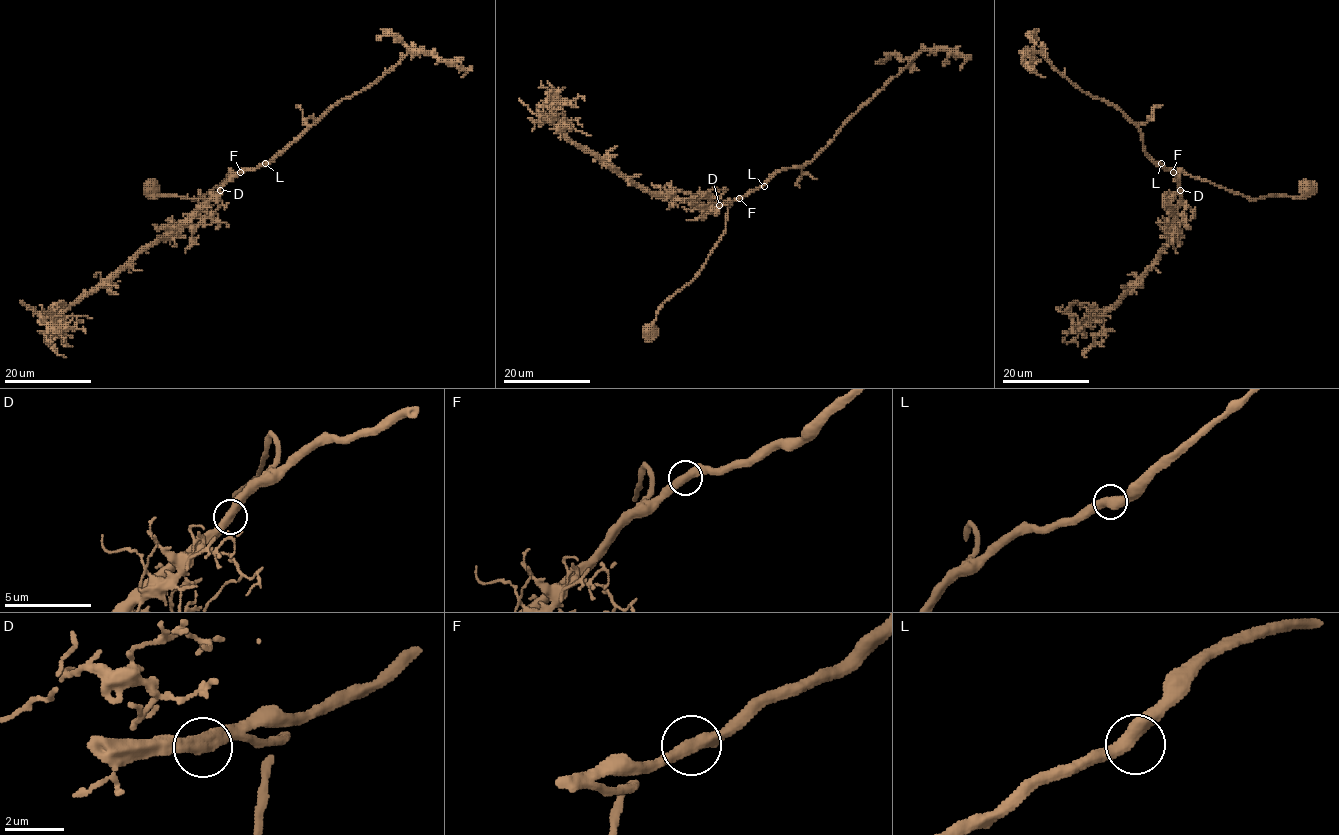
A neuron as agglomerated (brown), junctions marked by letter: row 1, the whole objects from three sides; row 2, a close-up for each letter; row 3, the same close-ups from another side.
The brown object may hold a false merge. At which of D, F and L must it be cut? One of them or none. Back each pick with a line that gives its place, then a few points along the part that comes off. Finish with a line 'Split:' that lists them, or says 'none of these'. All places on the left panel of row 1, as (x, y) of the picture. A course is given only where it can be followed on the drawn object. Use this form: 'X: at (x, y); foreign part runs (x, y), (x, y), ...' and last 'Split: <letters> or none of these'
Split: none of these

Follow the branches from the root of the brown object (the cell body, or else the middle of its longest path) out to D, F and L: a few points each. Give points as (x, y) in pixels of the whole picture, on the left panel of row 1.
D: (151, 185), (154, 197), (198, 199), (225, 181), (229, 170), (231, 176), (219, 189)
F: (151, 185), (154, 197), (198, 199), (225, 181), (230, 170), (234, 176), (240, 172)
L: (151, 185), (154, 197), (198, 199), (225, 181), (230, 170), (234, 176), (265, 163)

